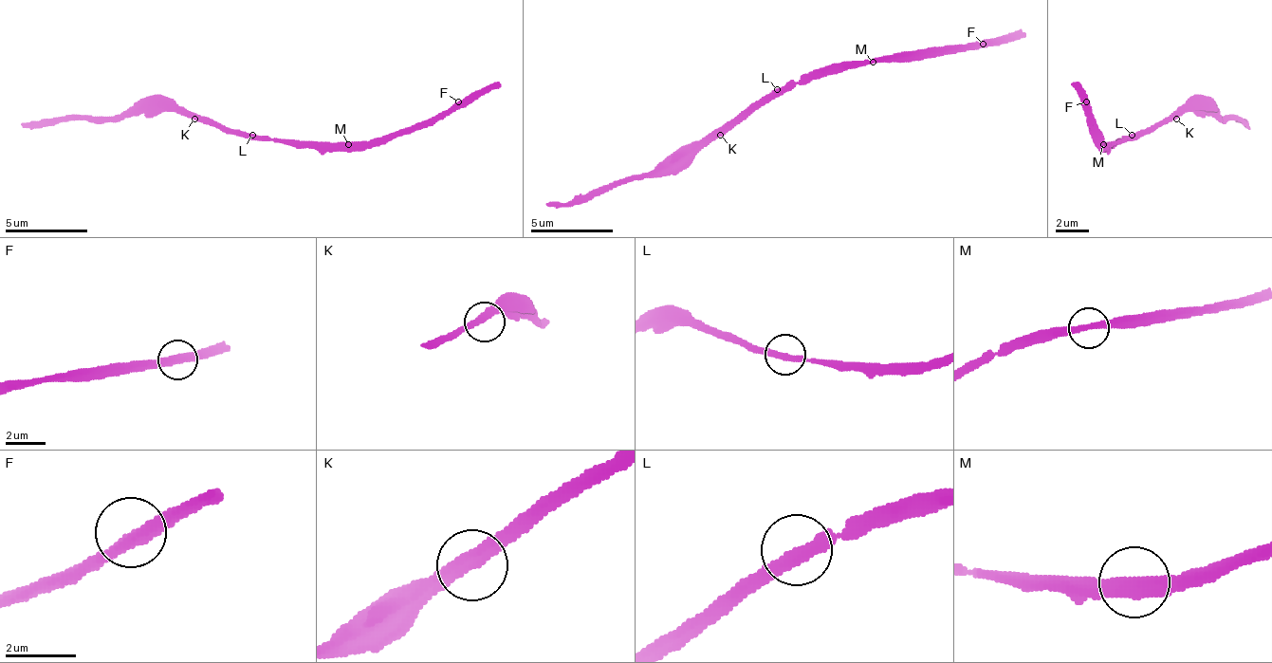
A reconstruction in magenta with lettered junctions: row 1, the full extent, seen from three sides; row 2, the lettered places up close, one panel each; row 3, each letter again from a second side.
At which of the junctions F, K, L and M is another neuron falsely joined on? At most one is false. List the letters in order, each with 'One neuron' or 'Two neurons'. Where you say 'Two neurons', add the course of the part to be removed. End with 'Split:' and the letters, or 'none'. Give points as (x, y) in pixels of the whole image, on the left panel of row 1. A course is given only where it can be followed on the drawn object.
F: One neuron
K: One neuron
L: One neuron
M: One neuron
Split: none

